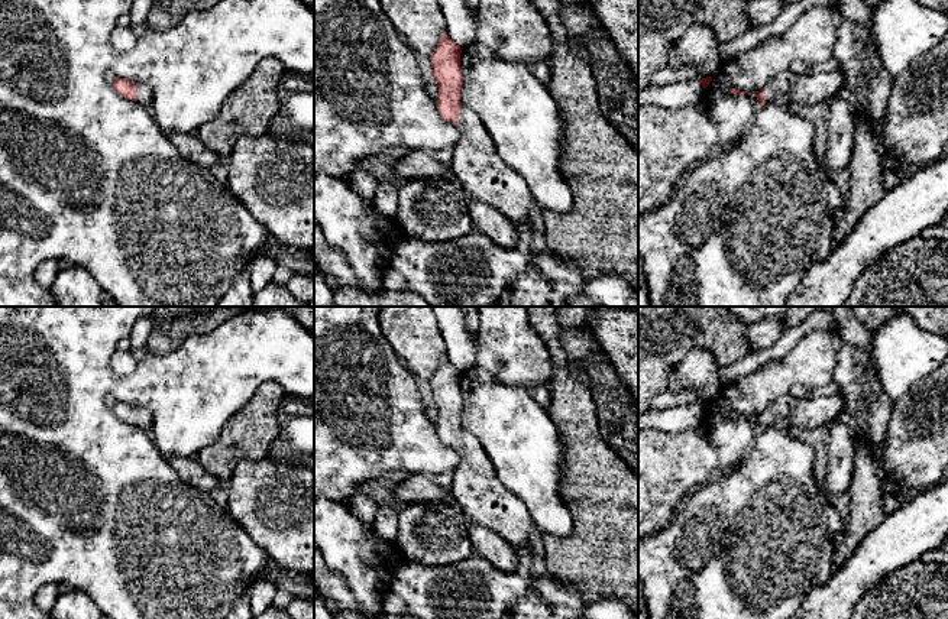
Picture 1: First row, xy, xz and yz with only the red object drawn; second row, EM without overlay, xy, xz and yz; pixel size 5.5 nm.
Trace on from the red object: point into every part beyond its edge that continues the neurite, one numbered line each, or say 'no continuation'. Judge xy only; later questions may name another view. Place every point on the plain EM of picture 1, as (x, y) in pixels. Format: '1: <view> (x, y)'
1: xy (144, 417)

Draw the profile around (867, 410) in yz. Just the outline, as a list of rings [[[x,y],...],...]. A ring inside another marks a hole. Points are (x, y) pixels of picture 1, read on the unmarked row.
[[[842,341],[837,356],[834,382],[844,398],[841,419],[854,438],[866,440],[880,460],[884,506],[889,513],[902,508],[913,495],[894,492],[883,467],[883,453],[893,402],[881,389],[876,357],[870,346],[858,349]]]

